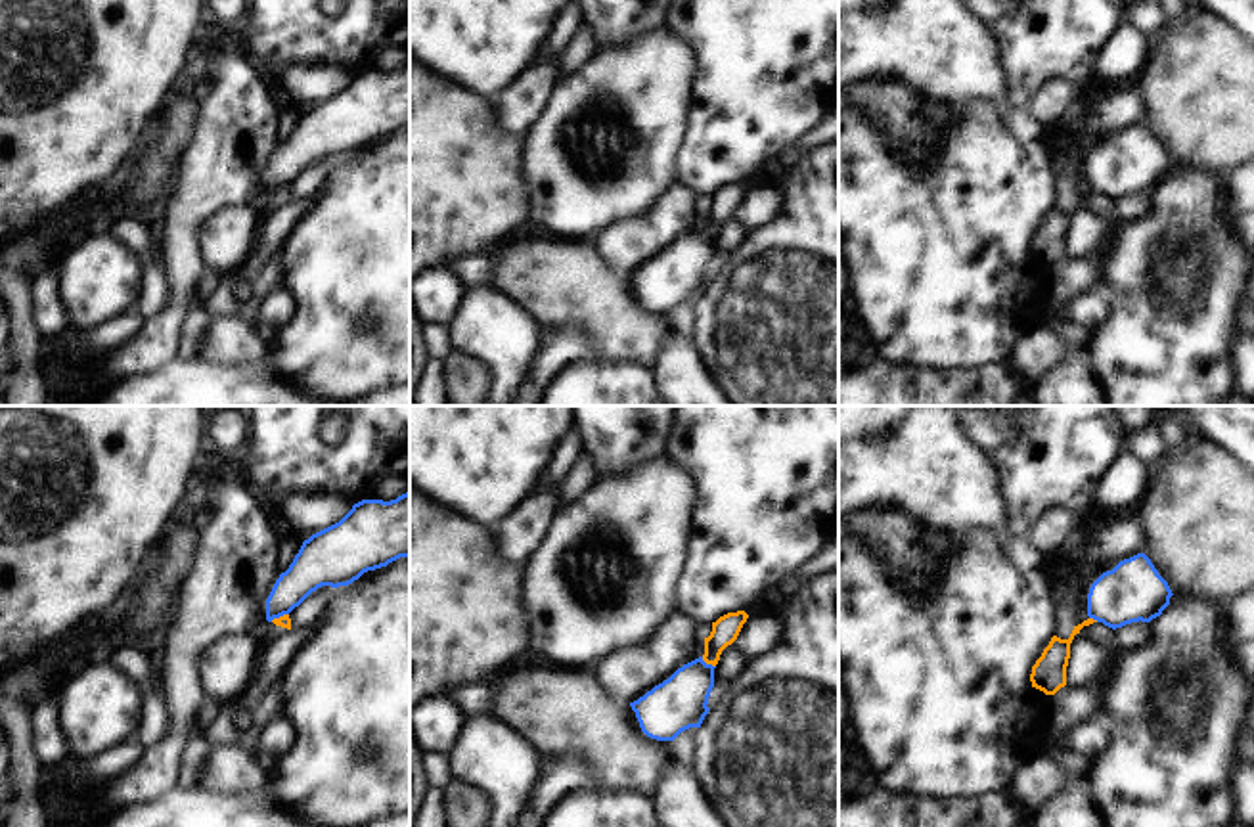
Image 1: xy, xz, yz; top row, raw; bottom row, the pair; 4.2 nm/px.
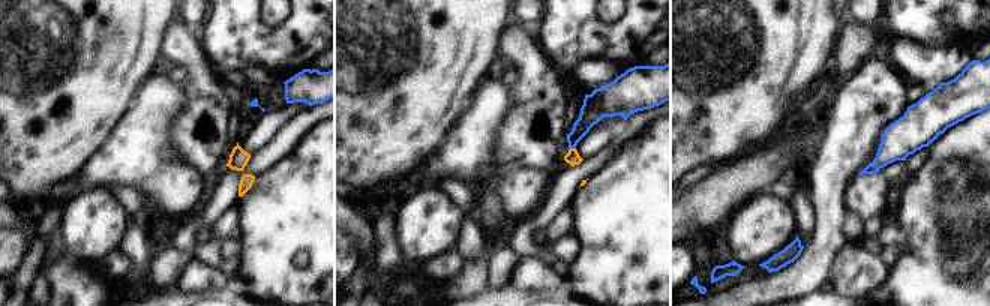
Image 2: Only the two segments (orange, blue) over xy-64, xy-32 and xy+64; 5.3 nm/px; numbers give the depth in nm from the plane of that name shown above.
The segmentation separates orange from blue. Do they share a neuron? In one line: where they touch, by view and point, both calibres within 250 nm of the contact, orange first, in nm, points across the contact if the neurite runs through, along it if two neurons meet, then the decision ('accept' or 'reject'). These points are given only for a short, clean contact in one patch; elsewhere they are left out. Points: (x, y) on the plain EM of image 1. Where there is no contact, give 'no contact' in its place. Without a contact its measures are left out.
xz (709, 234) | 110/220 nm | along xz (701, 228), (715, 238) | reject

